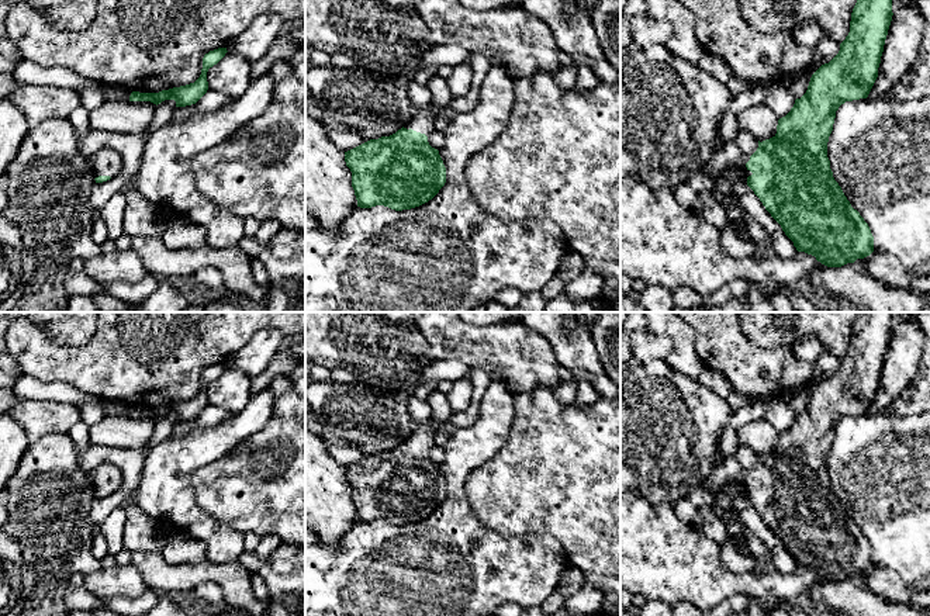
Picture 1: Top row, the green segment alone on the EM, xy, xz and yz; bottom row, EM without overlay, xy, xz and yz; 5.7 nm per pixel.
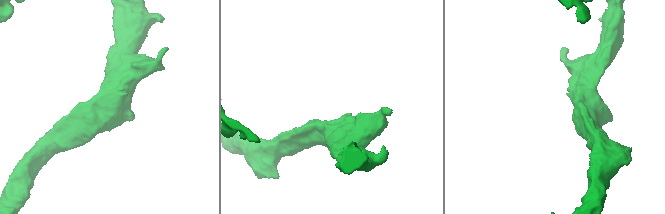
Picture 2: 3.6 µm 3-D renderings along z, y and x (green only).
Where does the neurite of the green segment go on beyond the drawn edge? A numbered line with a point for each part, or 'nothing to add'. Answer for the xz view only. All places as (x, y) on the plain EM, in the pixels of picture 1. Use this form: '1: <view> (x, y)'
1: xz (422, 435)

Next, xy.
1: xy (107, 477)

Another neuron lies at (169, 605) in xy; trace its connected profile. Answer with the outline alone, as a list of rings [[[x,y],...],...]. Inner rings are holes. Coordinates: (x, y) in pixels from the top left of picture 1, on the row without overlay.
[[[160,593],[156,606],[145,616],[190,616],[190,610],[179,596],[172,593]]]

